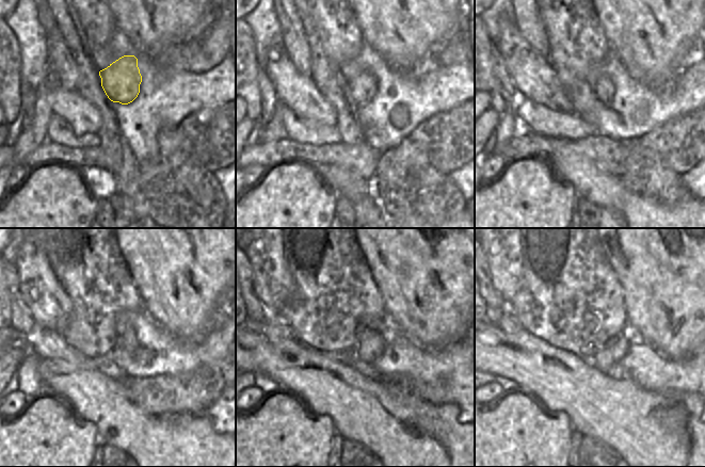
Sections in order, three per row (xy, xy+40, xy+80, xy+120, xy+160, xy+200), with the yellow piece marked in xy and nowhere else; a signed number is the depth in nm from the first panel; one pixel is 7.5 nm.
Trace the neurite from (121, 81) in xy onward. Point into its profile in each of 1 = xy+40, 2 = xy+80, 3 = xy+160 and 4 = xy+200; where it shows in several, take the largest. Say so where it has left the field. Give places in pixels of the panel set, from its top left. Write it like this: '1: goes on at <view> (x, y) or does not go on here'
1: goes on at xy+40 (363, 89)
2: goes on at xy+80 (604, 91)
3: goes on at xy+160 (371, 347)
4: goes on at xy+200 (612, 351)

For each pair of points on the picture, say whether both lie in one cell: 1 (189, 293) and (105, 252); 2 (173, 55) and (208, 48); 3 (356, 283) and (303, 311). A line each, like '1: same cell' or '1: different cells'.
1: different cells
2: same cell
3: same cell

